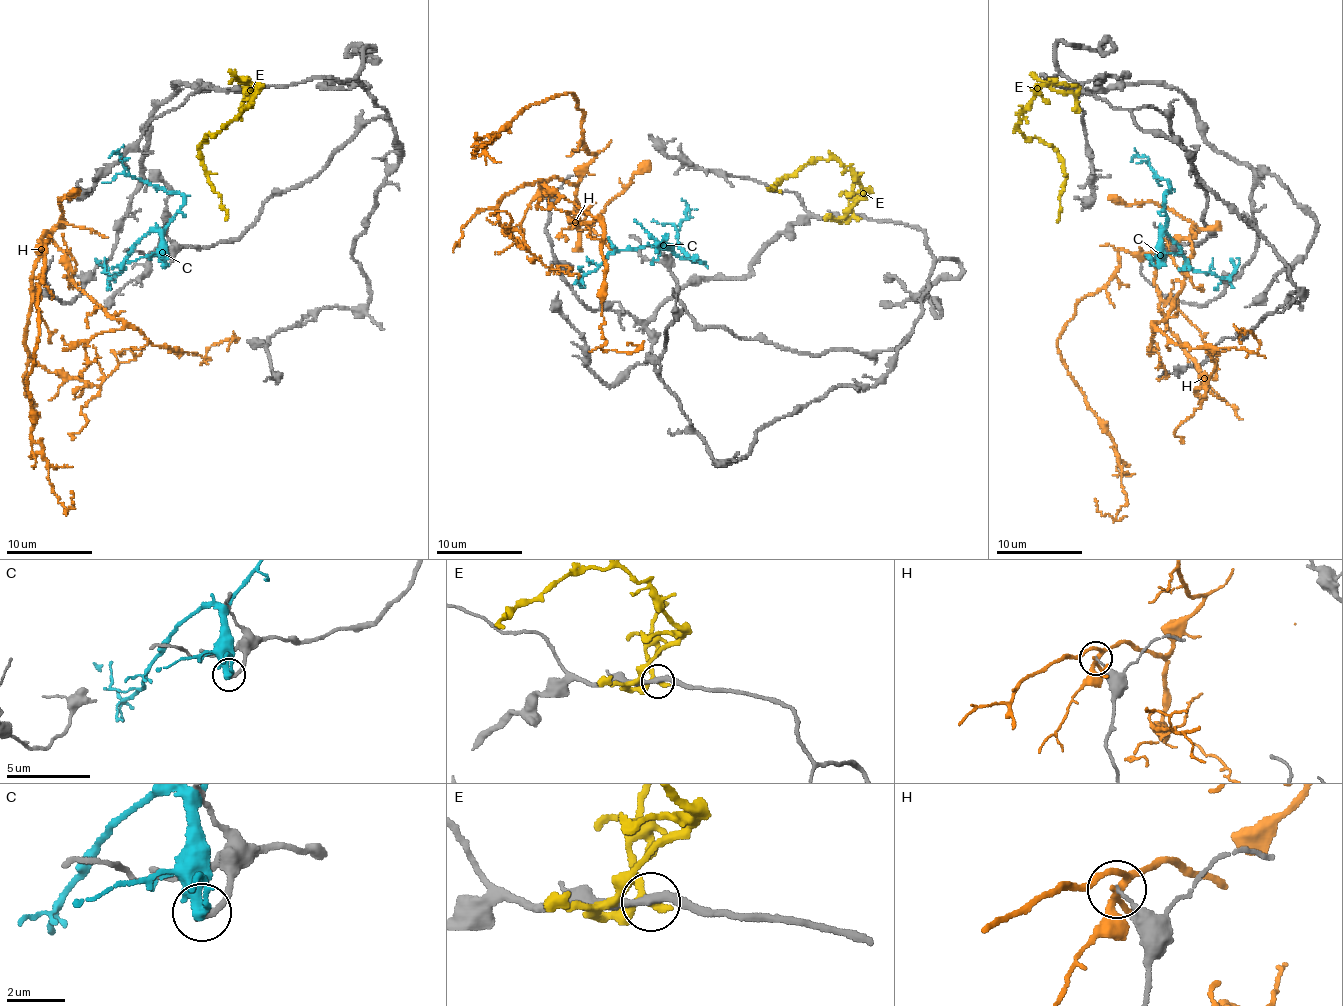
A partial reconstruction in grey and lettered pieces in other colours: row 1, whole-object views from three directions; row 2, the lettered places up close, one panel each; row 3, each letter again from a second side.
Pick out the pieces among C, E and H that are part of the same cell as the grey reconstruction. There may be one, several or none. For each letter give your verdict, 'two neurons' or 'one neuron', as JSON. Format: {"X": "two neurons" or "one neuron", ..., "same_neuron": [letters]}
{"C": "two neurons", "E": "two neurons", "H": "one neuron", "same_neuron": ["H"]}

